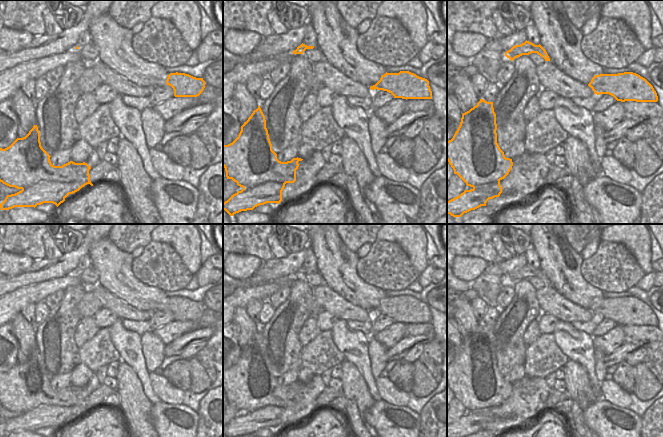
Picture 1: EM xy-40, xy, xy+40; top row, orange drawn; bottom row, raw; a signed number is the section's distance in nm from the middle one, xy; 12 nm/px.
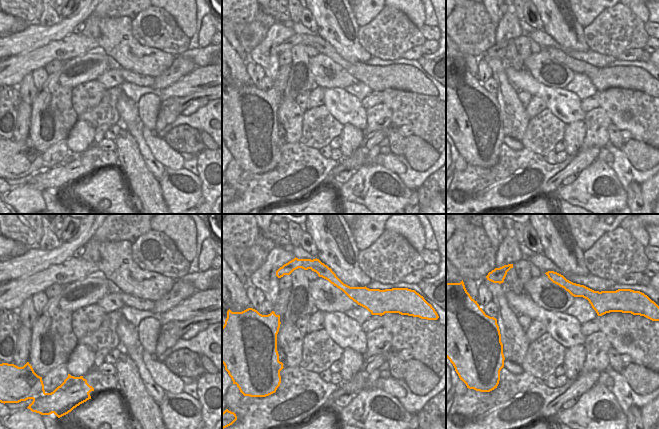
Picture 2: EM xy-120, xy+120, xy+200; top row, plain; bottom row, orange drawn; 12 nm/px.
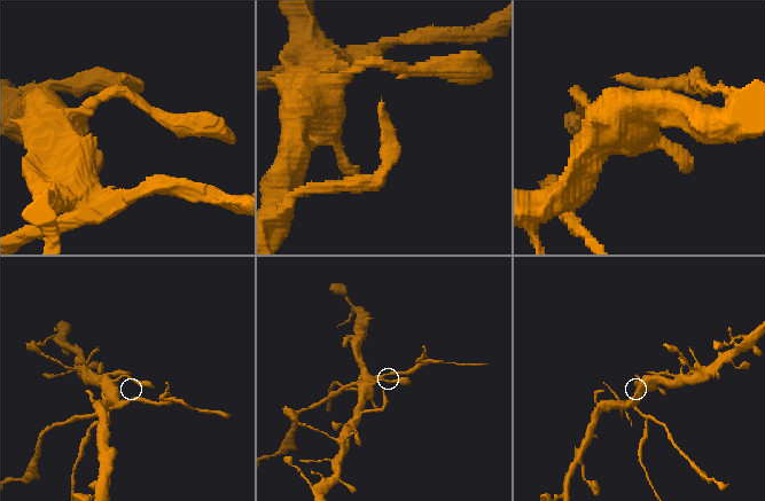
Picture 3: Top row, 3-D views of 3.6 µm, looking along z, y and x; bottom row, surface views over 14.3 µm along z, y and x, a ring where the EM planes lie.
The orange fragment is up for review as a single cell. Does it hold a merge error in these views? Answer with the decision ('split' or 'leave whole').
split

